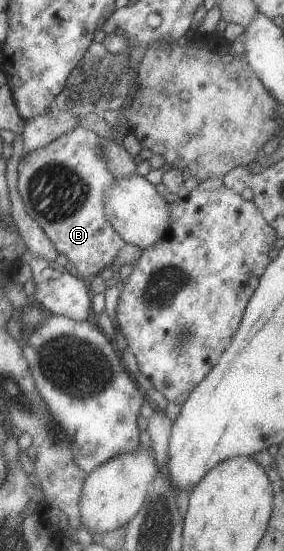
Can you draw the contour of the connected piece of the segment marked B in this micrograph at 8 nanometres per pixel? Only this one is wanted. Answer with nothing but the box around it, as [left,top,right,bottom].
[17,126,125,281]

